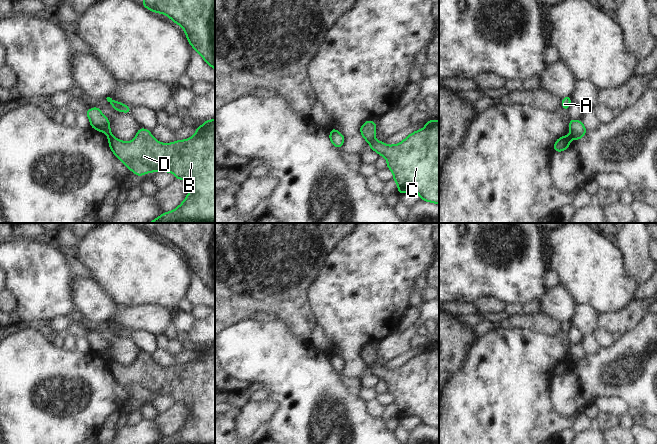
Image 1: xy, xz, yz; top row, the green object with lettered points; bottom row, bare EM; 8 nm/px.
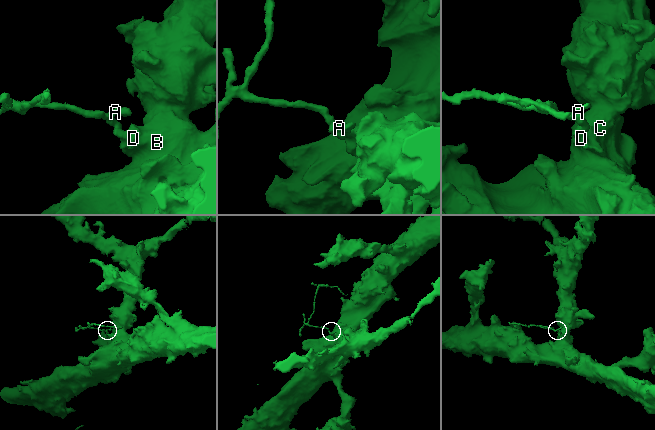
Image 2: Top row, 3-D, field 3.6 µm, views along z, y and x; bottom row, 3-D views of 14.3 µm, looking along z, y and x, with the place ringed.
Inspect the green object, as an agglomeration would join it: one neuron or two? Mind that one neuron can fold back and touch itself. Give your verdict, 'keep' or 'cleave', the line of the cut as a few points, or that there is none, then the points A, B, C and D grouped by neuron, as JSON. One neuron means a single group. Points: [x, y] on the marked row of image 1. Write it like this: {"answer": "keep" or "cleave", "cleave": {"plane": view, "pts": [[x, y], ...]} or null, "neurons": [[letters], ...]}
{"answer": "cleave", "cleave": {"plane": "xy", "pts": [[107, 135], [113, 137]]}, "neurons": [["A"], ["B", "C", "D"]]}

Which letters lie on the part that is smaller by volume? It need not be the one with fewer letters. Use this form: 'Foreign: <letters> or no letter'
Foreign: A

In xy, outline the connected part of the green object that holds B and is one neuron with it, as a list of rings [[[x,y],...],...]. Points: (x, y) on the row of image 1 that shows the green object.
[[[215,119],[203,121],[205,124],[196,126],[197,131],[192,137],[168,144],[157,141],[151,135],[151,131],[145,128],[140,128],[135,138],[130,142],[107,136],[111,151],[137,177],[150,172],[170,172],[175,175],[175,179],[185,180],[190,183],[189,193],[176,209],[162,213],[158,218],[148,223],[215,223]]]

